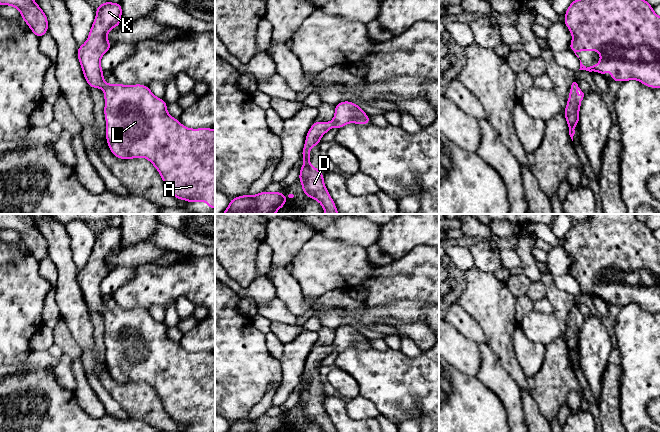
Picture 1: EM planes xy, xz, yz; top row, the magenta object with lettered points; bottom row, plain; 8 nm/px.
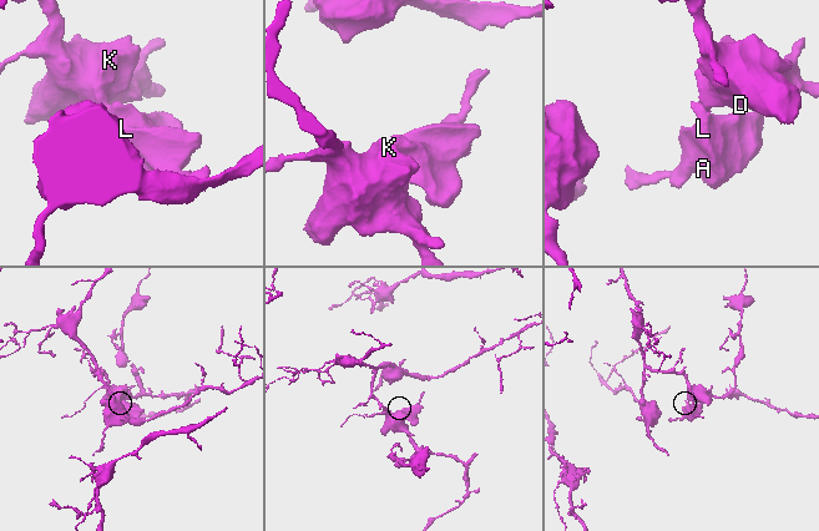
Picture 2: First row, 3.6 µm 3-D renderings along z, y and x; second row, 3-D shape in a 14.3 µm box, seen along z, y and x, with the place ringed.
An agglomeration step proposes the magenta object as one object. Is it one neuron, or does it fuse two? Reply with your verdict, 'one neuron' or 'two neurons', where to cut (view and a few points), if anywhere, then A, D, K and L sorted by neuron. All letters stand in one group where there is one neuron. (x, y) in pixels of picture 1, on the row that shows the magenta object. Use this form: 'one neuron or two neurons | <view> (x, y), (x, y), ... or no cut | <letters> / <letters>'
one neuron | no cut | A D K L

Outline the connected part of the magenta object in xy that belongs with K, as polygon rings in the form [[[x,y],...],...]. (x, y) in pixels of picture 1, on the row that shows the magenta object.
[[[105,1],[96,8],[96,17],[87,41],[78,46],[77,55],[90,88],[104,90],[106,141],[118,159],[144,157],[157,169],[171,195],[188,203],[203,201],[215,208],[215,129],[191,129],[167,112],[166,101],[153,95],[148,86],[107,84],[103,79],[101,57],[113,46],[107,39],[112,28],[121,23],[122,5]]]

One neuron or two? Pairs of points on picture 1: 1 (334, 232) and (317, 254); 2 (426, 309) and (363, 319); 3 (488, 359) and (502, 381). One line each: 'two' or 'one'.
1: two
2: one
3: one

